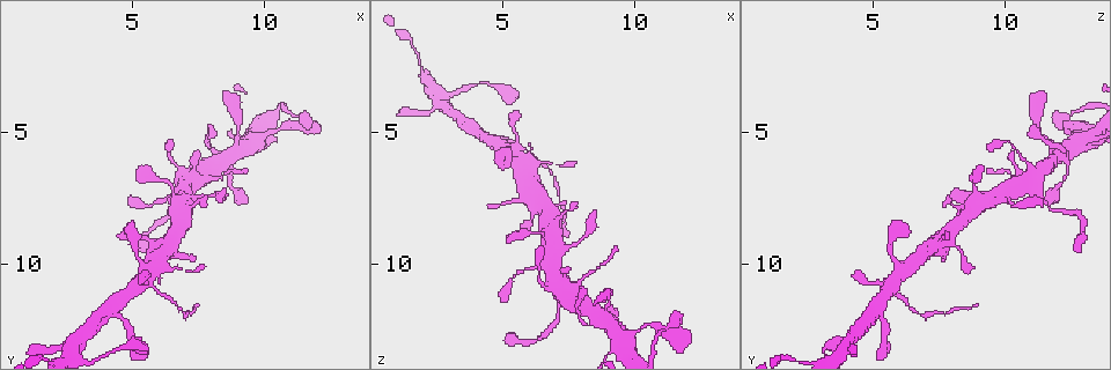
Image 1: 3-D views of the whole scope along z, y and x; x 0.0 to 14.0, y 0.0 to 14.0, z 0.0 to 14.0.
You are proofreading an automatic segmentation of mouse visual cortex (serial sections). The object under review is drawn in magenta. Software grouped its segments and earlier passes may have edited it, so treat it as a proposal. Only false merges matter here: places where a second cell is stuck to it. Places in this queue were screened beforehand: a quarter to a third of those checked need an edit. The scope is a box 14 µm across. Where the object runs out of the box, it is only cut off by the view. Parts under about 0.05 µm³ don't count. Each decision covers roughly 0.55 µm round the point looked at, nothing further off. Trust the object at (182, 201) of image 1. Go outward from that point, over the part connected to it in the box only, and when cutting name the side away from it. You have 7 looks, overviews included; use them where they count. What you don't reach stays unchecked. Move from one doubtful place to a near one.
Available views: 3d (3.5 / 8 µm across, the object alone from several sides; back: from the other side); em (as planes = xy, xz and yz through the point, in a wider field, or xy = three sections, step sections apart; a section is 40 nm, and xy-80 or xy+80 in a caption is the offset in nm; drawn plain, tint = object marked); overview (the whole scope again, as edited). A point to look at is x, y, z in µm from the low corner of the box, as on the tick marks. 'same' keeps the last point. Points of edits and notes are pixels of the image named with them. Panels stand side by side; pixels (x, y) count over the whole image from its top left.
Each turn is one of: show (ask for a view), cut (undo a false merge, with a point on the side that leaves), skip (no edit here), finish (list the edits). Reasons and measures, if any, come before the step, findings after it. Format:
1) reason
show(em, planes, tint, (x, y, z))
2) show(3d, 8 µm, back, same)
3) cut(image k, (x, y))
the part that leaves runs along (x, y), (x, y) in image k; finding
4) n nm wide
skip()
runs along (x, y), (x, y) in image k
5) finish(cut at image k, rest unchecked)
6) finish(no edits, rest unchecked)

abrupt turn
show(3d, 3.5 µm, (8.4, 5.8, 12.3))

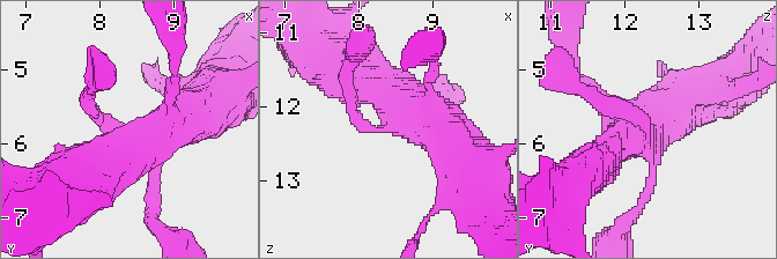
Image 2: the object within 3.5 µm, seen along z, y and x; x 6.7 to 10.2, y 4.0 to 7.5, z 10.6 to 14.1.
now the EM
show(em, xy, step 2, tint, (8.50, 5.80, 12.25))

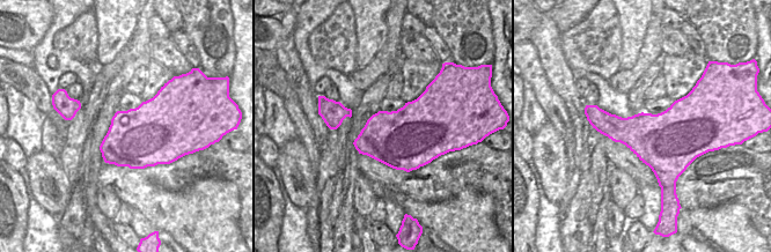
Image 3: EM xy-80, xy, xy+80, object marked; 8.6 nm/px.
skip()
runs along (357, 82), (379, 84), (472, 164) in image 2; continuous, no second cell

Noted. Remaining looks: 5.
thin arm on a thick one
show(3d, 3.5 µm, back, (11.1, 4.7, 12.5))

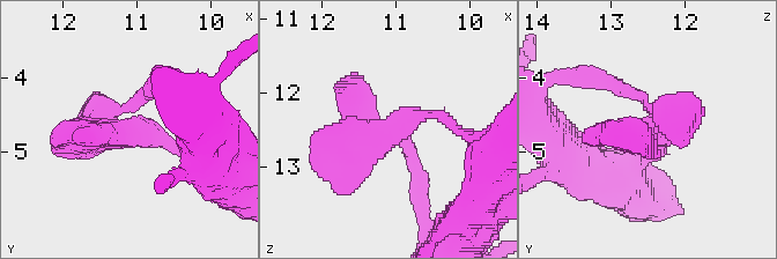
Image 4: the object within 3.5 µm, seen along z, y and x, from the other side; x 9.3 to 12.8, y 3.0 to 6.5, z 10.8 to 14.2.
4 arms; arms of 150, 400, 450, 450 nm; need the tissue
show(em, xy, step 5, plain, (11.00, 4.75, 12.50))

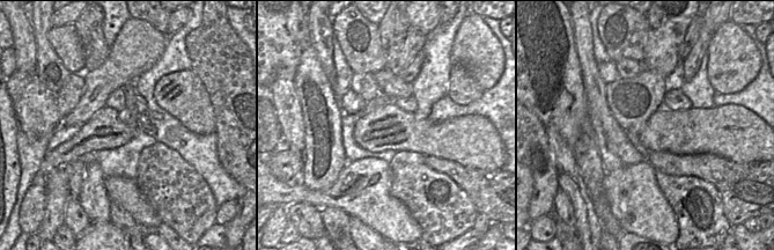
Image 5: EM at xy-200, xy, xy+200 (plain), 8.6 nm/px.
with the object marked
show(em, xy, step 5, tint, same)

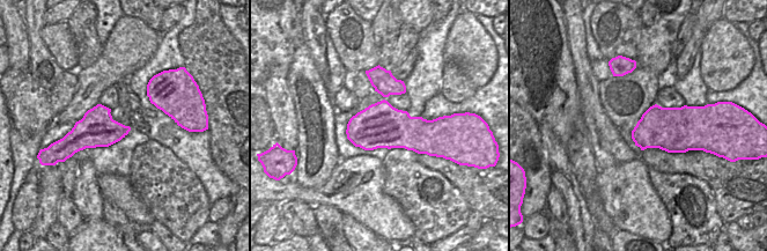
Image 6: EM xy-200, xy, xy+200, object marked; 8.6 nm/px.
skip()
runs along (458, 130), (422, 115), (323, 158) in image 4; all the same cell

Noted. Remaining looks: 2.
finish(no edits, rest unchecked)

